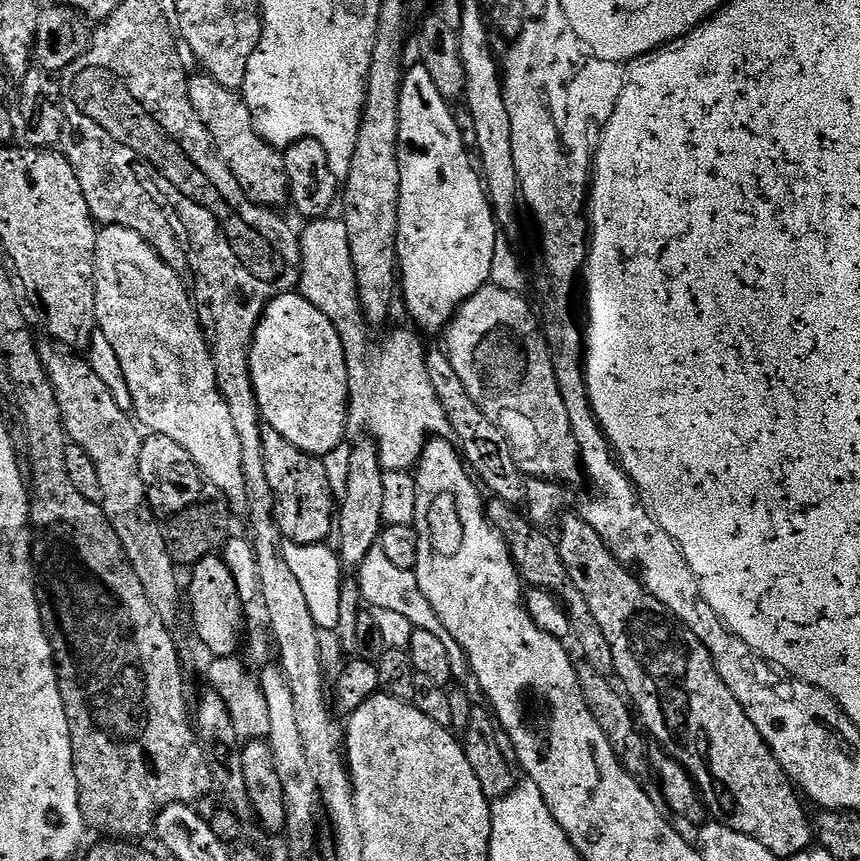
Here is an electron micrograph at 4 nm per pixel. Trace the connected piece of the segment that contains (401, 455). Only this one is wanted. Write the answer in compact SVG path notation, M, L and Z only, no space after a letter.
M348 268L348 288L332 288L316 307L335 325L343 344L347 364L349 423L368 430L379 452L384 471L411 471L419 462L430 437L440 438L451 433L450 422L436 398L426 371L427 347L408 330L388 335L382 352L370 350L363 309L356 290L356 272Z

